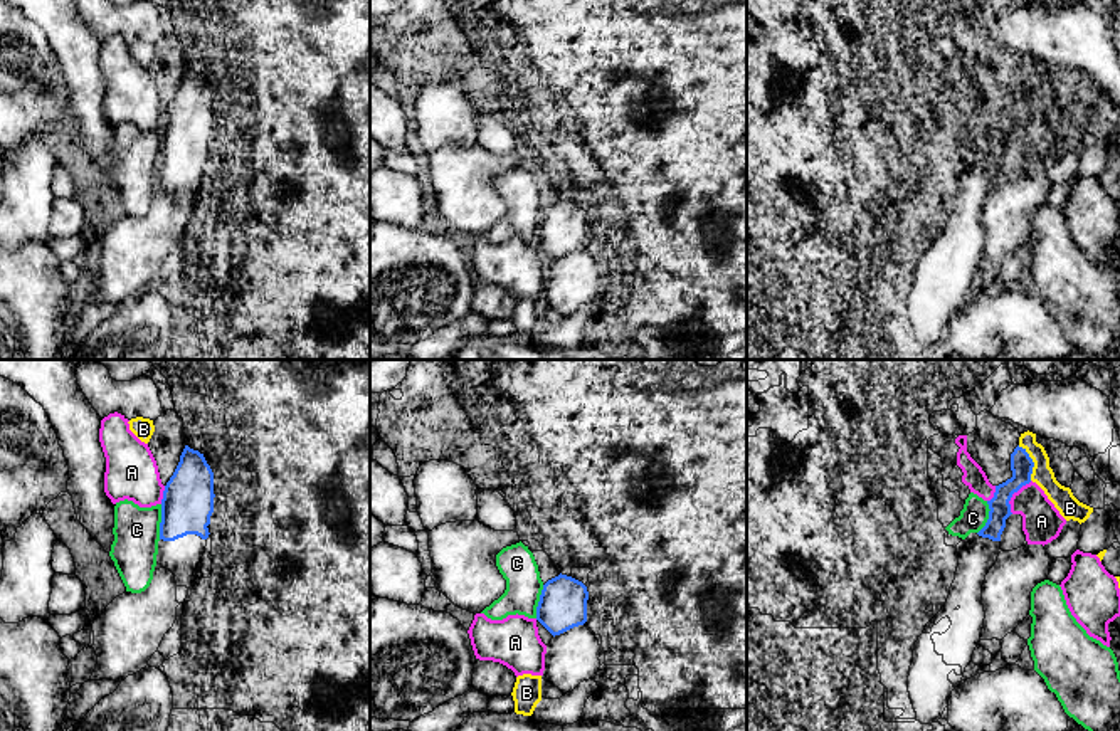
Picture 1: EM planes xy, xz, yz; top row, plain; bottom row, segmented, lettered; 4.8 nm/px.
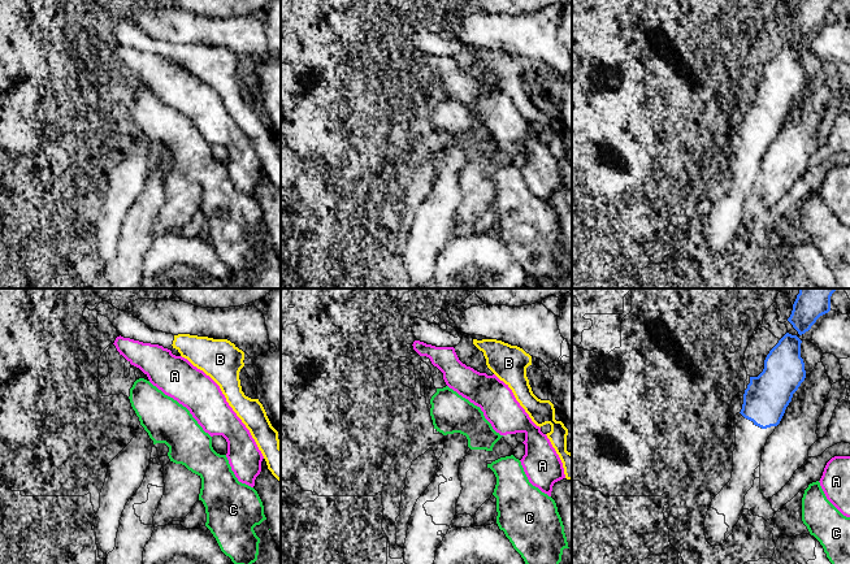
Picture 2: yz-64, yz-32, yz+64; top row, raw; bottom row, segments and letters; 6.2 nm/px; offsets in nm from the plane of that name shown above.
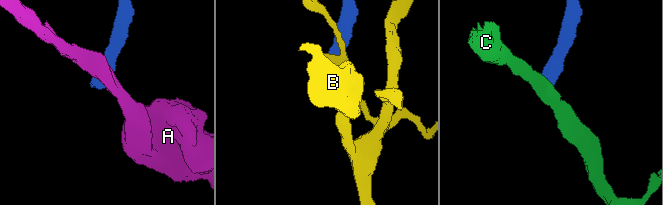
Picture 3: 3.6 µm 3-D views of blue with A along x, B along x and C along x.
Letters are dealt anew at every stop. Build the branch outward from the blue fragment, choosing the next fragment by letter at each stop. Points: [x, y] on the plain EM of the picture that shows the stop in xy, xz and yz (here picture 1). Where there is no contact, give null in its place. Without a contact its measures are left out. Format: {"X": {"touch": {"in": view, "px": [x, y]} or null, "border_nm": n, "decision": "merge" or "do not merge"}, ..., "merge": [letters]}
{"A": {"touch": {"in": "yz", "px": [1013, 116]}, "border_nm": 190, "decision": "do not merge"}, "B": {"touch": {"in": "yz", "px": [1033, 86]}, "border_nm": 180, "decision": "do not merge"}, "C": {"touch": {"in": "xy", "px": [162, 145]}, "border_nm": 170, "decision": "do not merge"}, "merge": []}

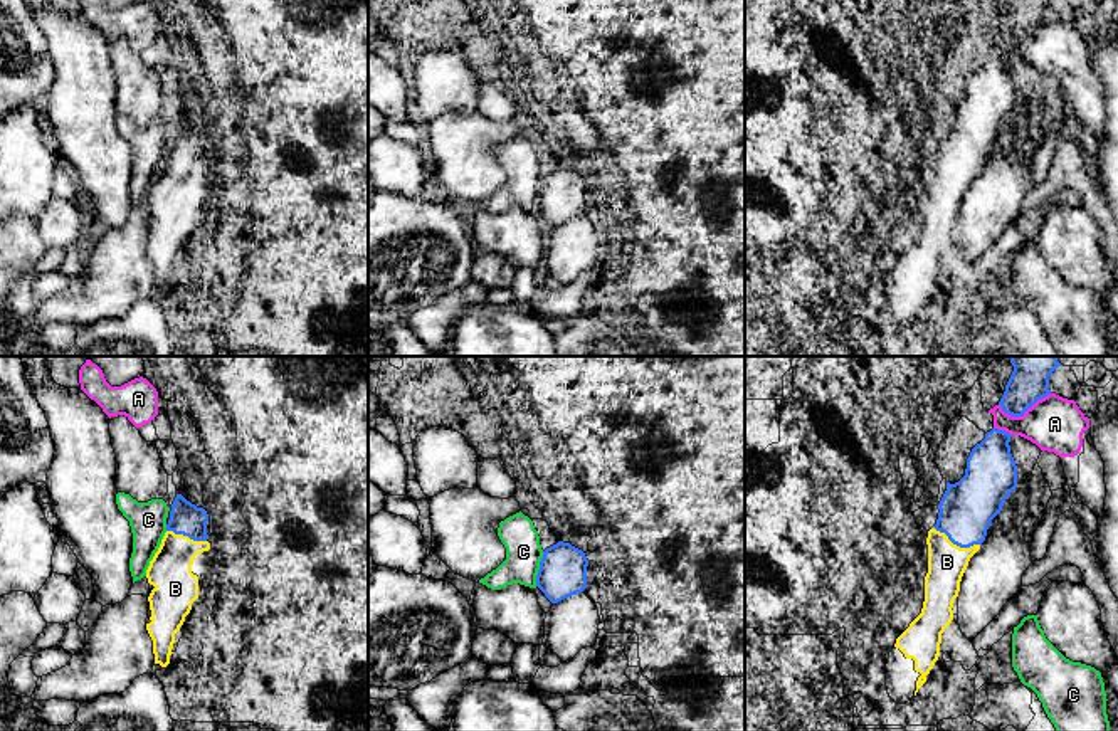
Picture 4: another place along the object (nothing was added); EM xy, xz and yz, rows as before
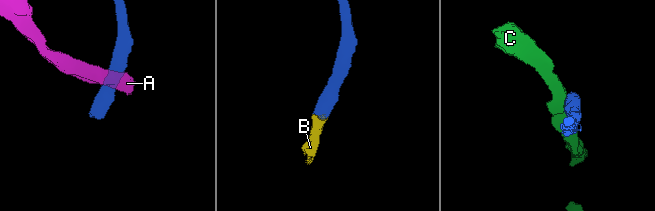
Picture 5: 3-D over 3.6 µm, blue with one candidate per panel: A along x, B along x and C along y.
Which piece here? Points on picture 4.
{"A": {"touch": {"in": "yz", "px": [1024, 36]}, "border_nm": 260, "decision": "do not merge"}, "B": {"touch": {"in": "yz", "px": [957, 168]}, "border_nm": 240, "decision": "merge"}, "C": {"touch": {"in": "xz", "px": [540, 192]}, "border_nm": 170, "decision": "do not merge"}, "merge": ["B"]}

